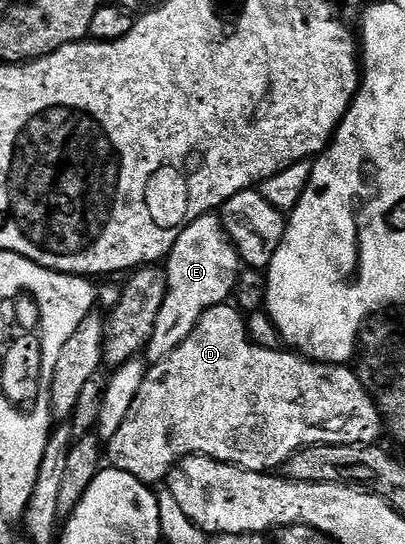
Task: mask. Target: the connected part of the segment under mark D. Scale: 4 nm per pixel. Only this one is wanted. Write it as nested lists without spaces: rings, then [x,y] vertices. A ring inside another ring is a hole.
[[[223,304],[216,308],[208,308],[208,312],[200,316],[192,336],[188,336],[188,340],[184,340],[184,344],[180,344],[180,348],[173,350],[162,362],[155,362],[147,369],[144,384],[140,384],[140,392],[136,392],[136,400],[132,400],[132,408],[128,408],[128,416],[124,424],[120,424],[120,432],[116,432],[116,436],[108,444],[108,462],[113,469],[128,472],[136,476],[136,480],[147,484],[165,483],[175,464],[191,456],[214,458],[217,462],[231,462],[234,466],[245,470],[274,472],[296,451],[306,446],[319,446],[320,444],[368,444],[373,446],[379,441],[378,437],[383,437],[383,434],[382,413],[378,411],[378,405],[374,403],[372,396],[364,388],[362,381],[358,379],[357,373],[349,365],[312,362],[308,358],[303,358],[301,354],[291,352],[286,348],[269,350],[263,346],[256,346],[246,332],[246,318],[243,311],[239,310],[237,305]]]

